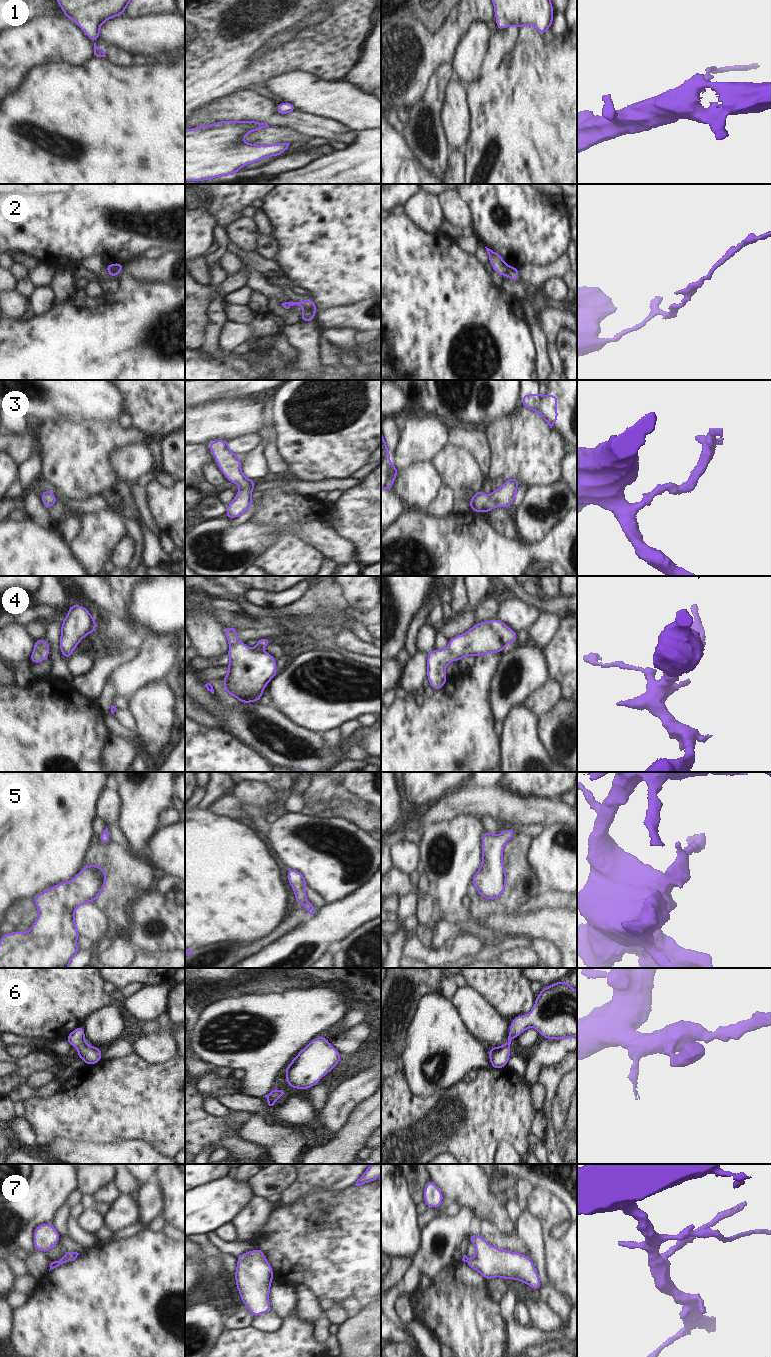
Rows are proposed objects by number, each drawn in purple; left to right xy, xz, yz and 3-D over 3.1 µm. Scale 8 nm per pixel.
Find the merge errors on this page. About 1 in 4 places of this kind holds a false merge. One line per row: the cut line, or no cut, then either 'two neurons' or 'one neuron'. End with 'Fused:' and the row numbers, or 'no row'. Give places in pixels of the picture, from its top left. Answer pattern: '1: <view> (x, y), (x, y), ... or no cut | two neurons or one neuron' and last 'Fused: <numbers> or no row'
1: no cut | one neuron
2: xz (304, 308), (314, 312) | two neurons
3: no cut | one neuron
4: no cut | one neuron
5: no cut | one neuron
6: no cut | one neuron
7: no cut | one neuron
Fused: 2

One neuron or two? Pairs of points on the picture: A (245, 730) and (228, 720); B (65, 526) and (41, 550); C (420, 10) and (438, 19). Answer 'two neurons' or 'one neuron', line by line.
A: one neuron
B: two neurons
C: one neuron

